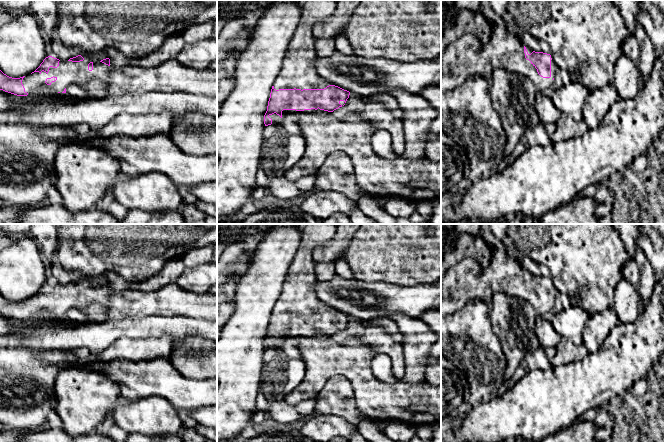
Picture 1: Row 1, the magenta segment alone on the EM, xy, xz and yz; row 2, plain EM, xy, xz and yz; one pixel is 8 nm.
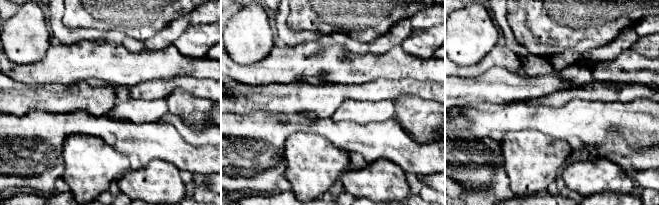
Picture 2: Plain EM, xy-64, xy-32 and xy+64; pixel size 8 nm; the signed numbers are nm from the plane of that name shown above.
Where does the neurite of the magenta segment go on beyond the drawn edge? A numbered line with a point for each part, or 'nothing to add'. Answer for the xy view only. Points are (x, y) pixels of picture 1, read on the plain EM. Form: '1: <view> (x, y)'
1: xy (171, 300)

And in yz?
1: yz (467, 281)

